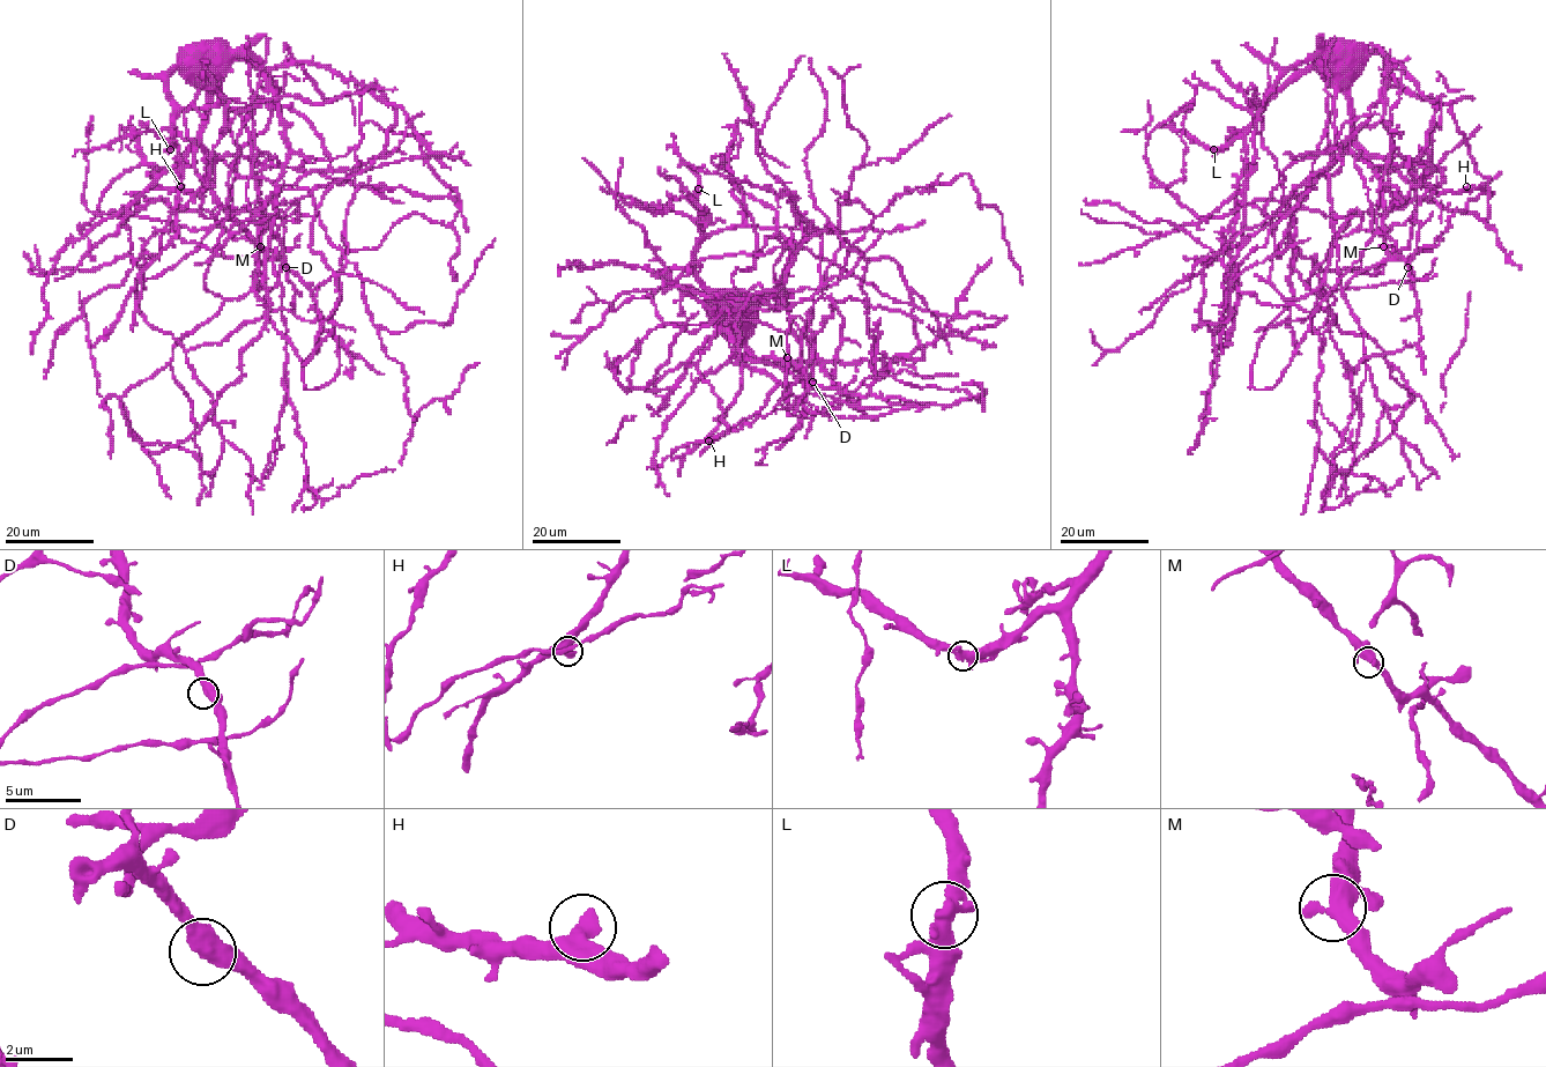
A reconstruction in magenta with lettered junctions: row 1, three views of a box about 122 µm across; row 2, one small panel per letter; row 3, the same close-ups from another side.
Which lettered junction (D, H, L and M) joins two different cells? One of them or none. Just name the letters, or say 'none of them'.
none of them

